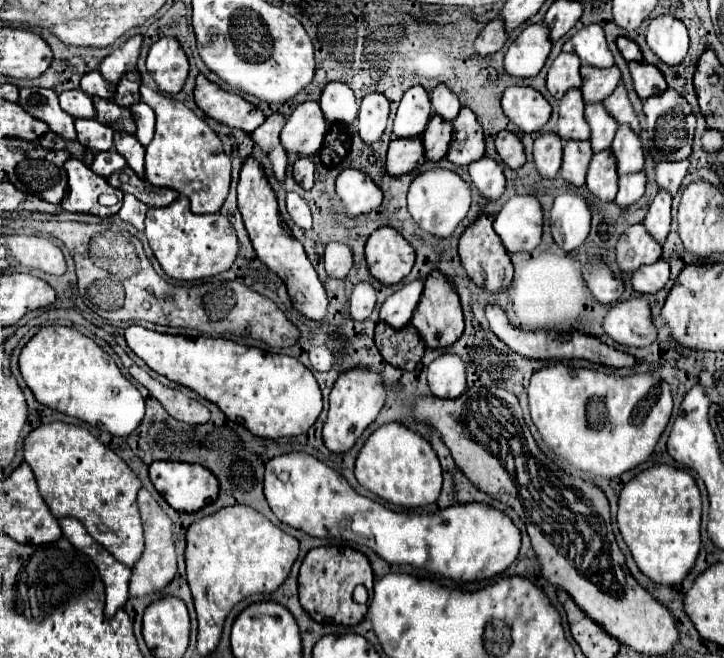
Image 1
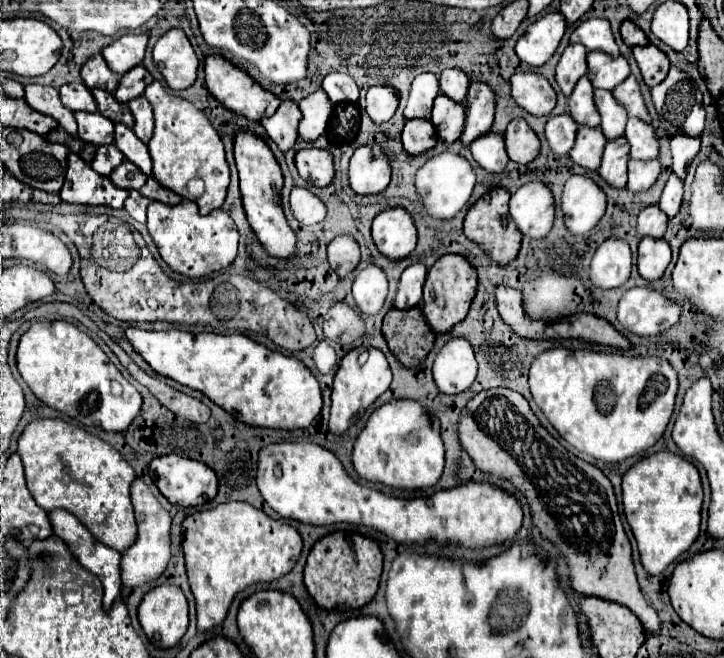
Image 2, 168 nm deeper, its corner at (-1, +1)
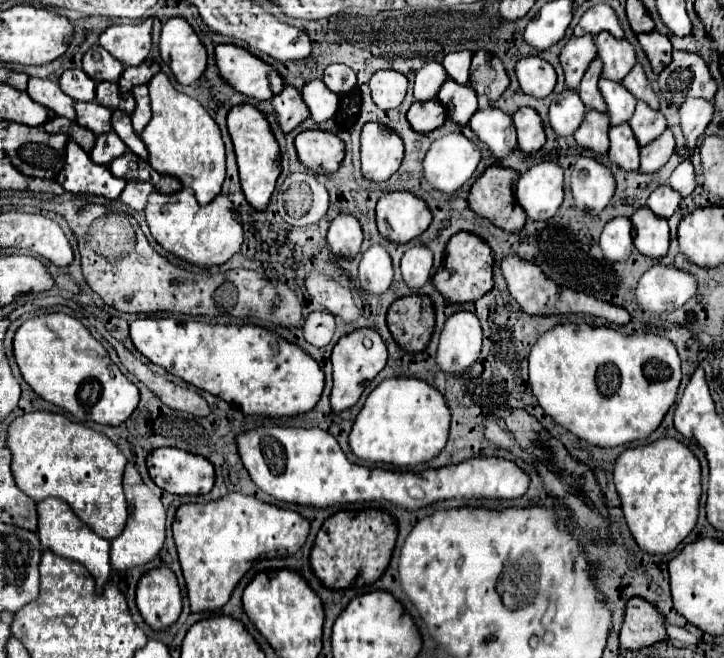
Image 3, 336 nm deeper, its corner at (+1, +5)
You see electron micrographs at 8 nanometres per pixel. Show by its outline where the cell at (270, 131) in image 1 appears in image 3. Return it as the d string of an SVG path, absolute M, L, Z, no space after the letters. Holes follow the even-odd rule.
M286 86L278 96L274 96L270 104L274 106L278 126L284 134L292 132L300 122L304 122L310 116L310 110L302 100L300 90L290 88L290 86Z

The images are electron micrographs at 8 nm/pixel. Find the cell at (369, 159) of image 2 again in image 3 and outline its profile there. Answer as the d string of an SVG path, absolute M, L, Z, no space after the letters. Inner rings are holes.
M370 122L362 128L360 136L360 166L368 182L386 182L404 158L404 146L396 132Z

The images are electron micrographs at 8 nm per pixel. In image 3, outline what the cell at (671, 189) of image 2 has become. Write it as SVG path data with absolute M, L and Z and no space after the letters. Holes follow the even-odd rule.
M684 160L670 176L670 188L676 190L682 198L684 196L690 196L692 190L694 190L694 168L692 168L692 162L690 160Z

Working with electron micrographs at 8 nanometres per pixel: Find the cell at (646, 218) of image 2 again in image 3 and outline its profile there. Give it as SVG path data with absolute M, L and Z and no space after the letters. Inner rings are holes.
M660 186L658 190L654 190L648 198L648 208L654 212L654 216L658 218L670 218L674 214L674 210L680 206L682 196L674 194L674 190L670 190L670 186Z

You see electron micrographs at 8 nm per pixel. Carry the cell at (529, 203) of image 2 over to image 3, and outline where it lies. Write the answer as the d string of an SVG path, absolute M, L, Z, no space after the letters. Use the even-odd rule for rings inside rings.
M540 162L524 172L516 184L516 202L534 222L550 220L562 204L562 168L554 162Z

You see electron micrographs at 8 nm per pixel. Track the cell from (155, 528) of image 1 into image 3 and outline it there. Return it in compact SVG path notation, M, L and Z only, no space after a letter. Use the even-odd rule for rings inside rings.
M128 464L126 472L124 472L124 494L126 494L126 502L128 502L128 524L124 528L124 532L114 538L112 550L110 550L110 562L112 568L116 570L130 570L136 566L144 566L150 560L154 560L162 546L164 546L164 530L166 530L166 510L160 502L160 498L142 482L138 470Z

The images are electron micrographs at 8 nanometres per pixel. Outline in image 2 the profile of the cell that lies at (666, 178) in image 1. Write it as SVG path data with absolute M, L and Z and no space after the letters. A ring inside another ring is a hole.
M676 132L676 134L672 136L670 148L672 148L672 158L674 158L672 172L674 172L676 176L680 176L680 178L686 178L688 166L690 166L690 162L694 160L694 156L696 156L698 150L700 150L700 138L692 138L692 136L688 136L688 134Z

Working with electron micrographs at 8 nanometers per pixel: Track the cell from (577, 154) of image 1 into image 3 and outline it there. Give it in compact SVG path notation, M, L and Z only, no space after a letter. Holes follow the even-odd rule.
M588 110L574 138L578 146L582 146L584 150L592 150L602 156L608 152L608 130L610 130L610 122L606 122L606 114Z

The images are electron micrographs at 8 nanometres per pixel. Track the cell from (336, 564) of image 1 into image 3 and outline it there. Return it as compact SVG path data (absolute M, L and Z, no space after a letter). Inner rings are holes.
M360 510L360 512L338 512L330 516L314 542L310 552L310 566L316 578L330 590L344 590L350 586L362 588L376 582L392 556L396 544L396 524L380 510Z

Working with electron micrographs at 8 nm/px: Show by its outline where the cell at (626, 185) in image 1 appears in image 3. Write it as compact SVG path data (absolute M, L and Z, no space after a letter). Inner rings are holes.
M666 130L662 134L662 138L658 138L658 142L652 142L650 146L640 148L640 172L644 174L652 174L656 170L660 170L668 158L674 154L674 136L670 134L670 130Z

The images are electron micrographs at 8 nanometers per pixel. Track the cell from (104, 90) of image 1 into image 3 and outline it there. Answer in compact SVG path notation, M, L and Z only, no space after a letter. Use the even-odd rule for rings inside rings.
M94 44L82 58L82 70L94 80L94 82L118 82L122 76L124 66L108 54L100 44Z

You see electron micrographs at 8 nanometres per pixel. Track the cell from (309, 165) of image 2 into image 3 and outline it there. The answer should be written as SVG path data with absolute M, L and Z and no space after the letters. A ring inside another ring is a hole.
M308 130L294 140L298 160L316 174L332 174L344 158L344 144L336 134L322 130Z

